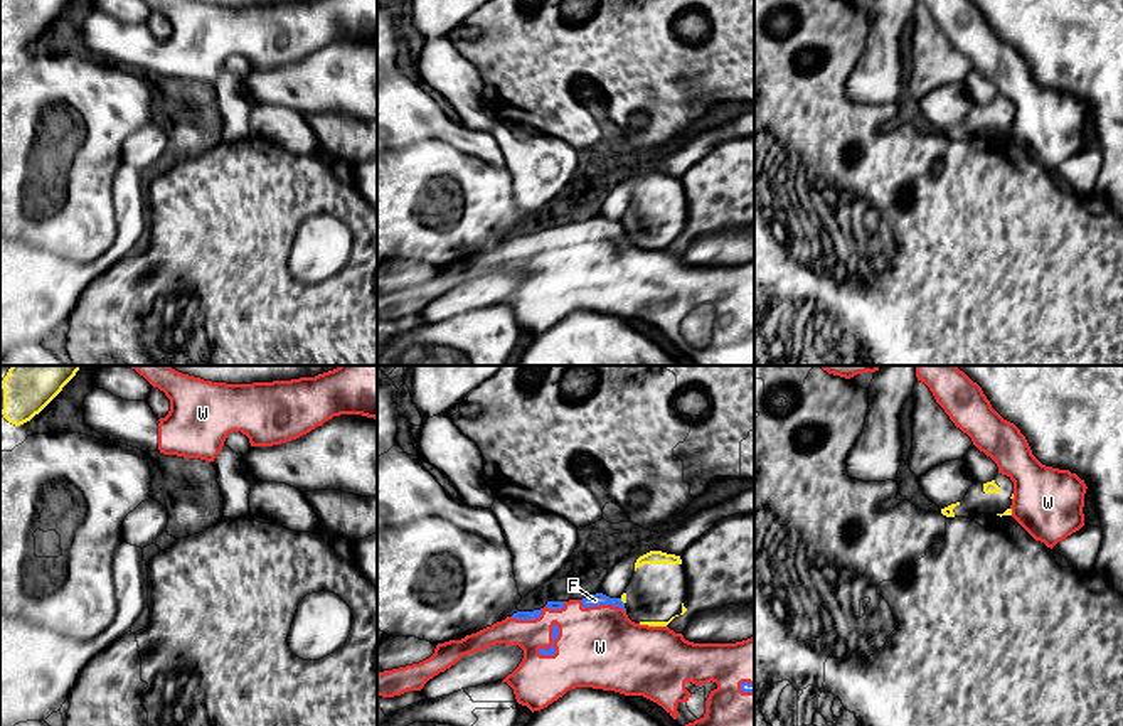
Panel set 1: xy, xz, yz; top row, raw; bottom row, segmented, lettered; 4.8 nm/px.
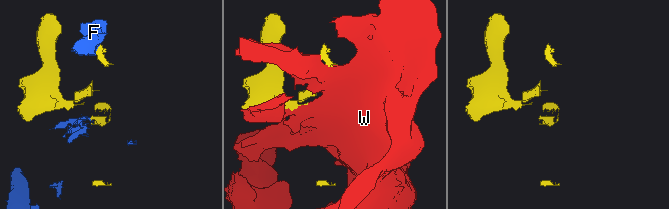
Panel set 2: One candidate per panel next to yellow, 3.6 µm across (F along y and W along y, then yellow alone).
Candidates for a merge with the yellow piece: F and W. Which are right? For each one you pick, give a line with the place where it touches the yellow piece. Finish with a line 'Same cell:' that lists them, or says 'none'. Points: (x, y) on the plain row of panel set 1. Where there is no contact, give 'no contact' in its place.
Same cell: none

